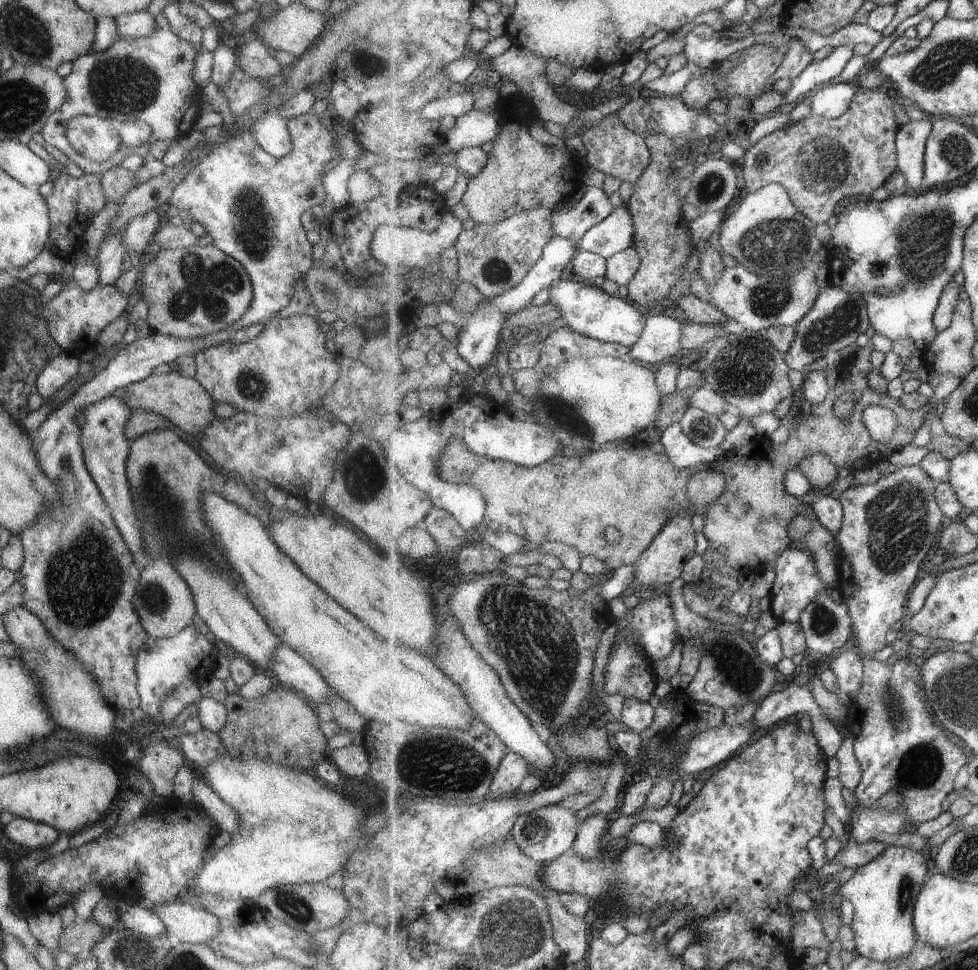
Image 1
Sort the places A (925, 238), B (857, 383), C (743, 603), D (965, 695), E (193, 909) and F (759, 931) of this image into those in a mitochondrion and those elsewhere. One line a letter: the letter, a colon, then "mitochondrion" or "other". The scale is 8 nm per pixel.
A: mitochondrion
B: other
C: other
D: mitochondrion
E: other
F: other

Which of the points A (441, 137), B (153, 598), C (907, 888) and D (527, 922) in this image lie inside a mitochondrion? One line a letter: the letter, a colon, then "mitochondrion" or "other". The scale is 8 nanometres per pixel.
A: other
B: mitochondrion
C: mitochondrion
D: mitochondrion

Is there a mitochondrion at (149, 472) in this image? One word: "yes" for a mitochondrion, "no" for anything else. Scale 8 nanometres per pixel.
yes

